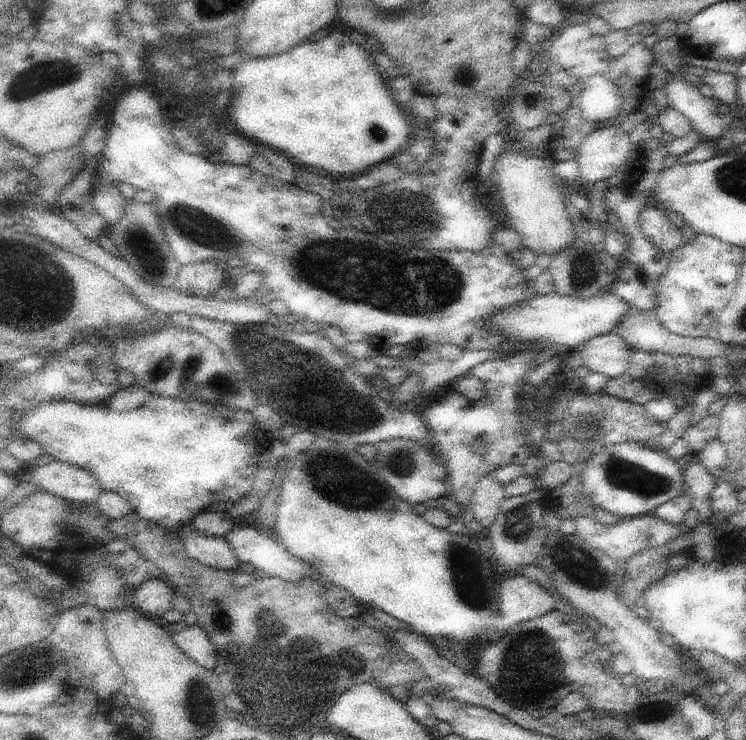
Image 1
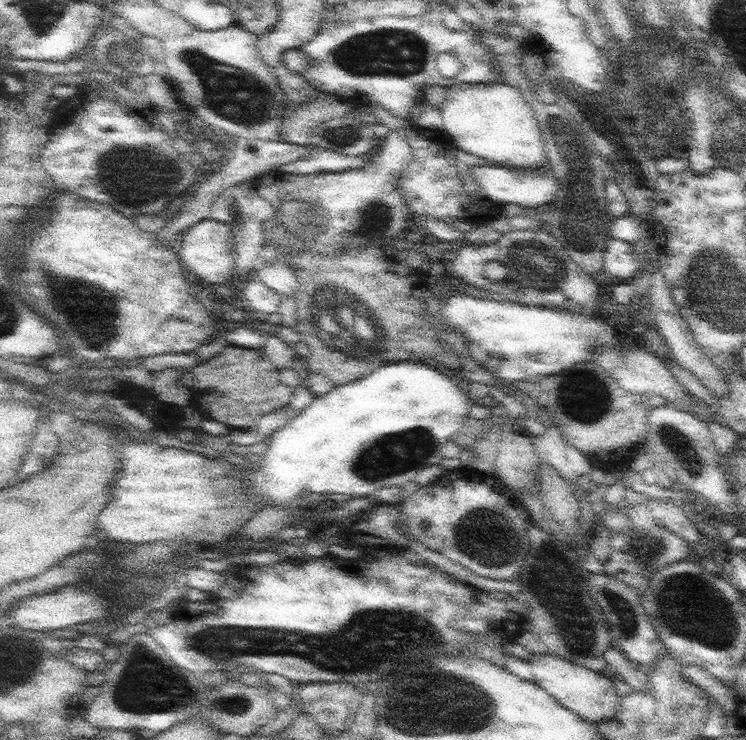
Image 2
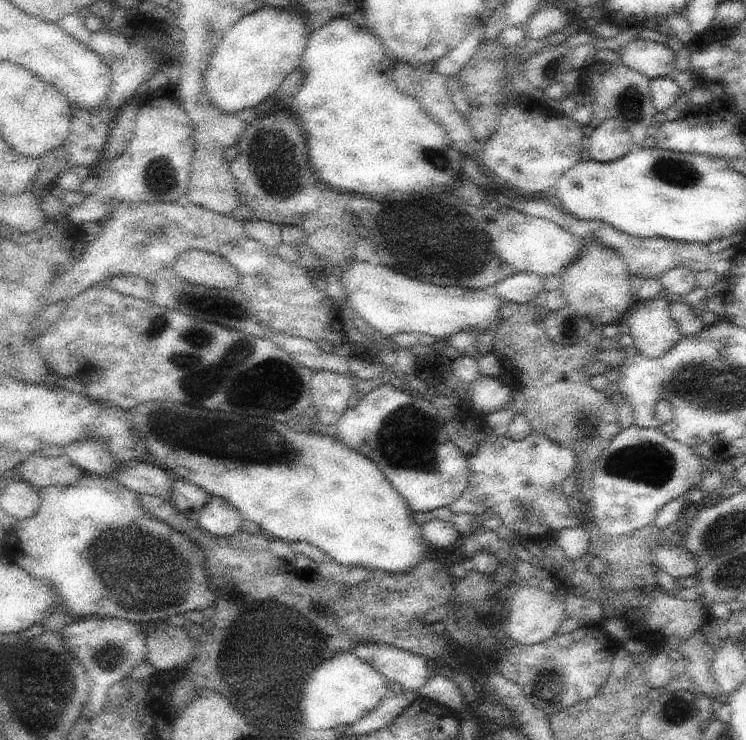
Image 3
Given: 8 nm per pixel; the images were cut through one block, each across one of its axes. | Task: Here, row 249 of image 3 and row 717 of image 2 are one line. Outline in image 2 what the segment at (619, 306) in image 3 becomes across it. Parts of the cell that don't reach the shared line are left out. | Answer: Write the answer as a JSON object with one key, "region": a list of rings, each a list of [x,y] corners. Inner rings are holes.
{"region":[[[548,652],[532,653],[529,666],[536,683],[548,691],[548,694],[560,704],[576,712],[584,720],[596,724],[612,719],[618,713],[621,697],[616,693],[614,682],[605,675],[605,672],[590,670],[584,665]]]}

